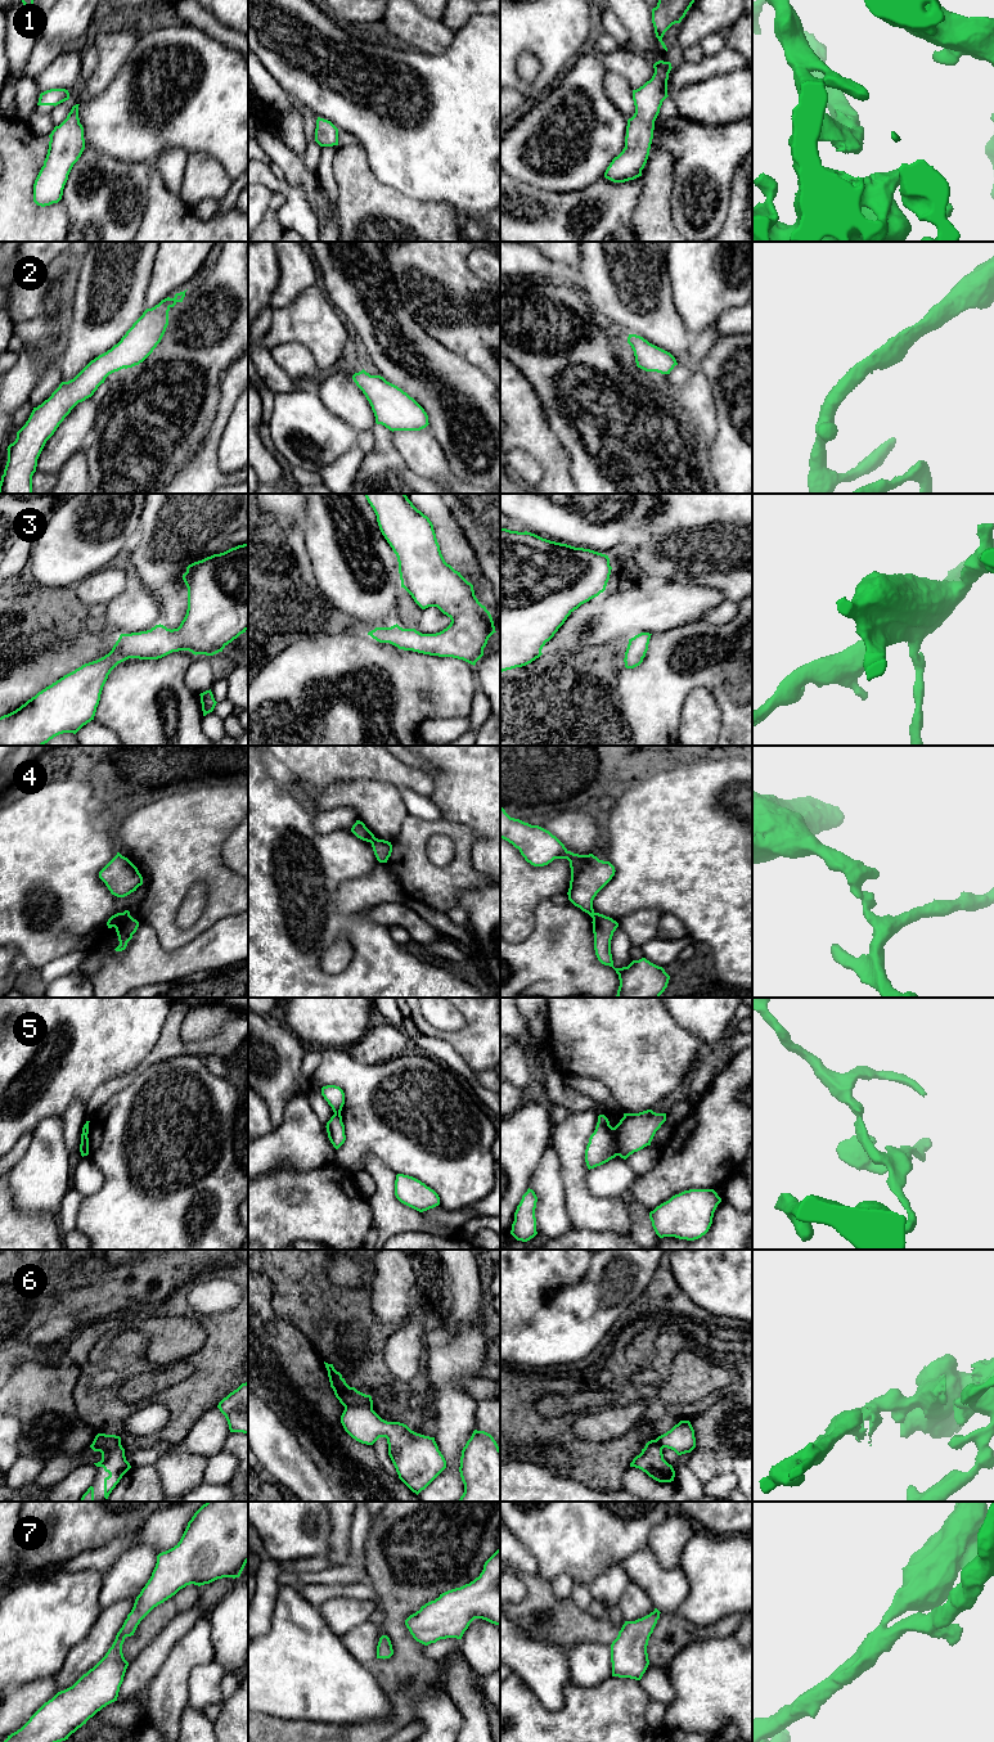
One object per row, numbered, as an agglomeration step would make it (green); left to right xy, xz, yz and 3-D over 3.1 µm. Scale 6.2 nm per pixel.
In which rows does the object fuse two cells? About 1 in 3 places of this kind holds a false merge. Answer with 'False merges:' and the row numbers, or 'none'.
False merges: 4, 5, 6

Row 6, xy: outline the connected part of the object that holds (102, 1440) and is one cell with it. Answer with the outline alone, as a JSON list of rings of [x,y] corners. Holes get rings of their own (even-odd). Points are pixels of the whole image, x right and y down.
[[[98,1433],[93,1441],[94,1446],[105,1449],[107,1446],[114,1446],[121,1444],[121,1437],[116,1435]]]

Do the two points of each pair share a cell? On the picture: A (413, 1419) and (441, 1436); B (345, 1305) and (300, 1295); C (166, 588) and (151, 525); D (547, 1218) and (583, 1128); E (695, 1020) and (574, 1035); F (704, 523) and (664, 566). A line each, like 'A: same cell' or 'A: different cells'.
A: different cells
B: same cell
C: same cell
D: different cells
E: different cells
F: same cell

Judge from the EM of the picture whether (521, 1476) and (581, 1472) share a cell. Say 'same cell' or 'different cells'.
different cells

